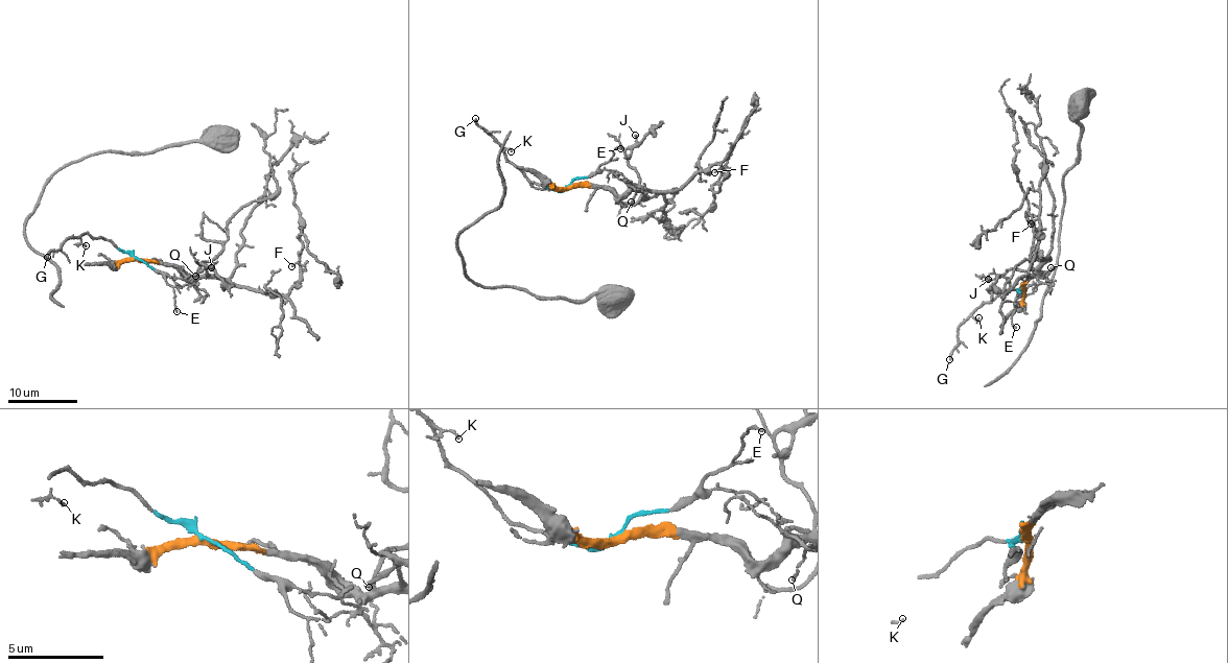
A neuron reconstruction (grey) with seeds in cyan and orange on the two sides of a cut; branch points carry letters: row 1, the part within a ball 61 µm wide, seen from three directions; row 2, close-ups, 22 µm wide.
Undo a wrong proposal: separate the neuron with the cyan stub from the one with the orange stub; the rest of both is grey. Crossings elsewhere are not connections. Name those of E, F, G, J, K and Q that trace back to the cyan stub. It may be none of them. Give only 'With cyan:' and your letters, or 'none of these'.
With cyan: E, G, K

